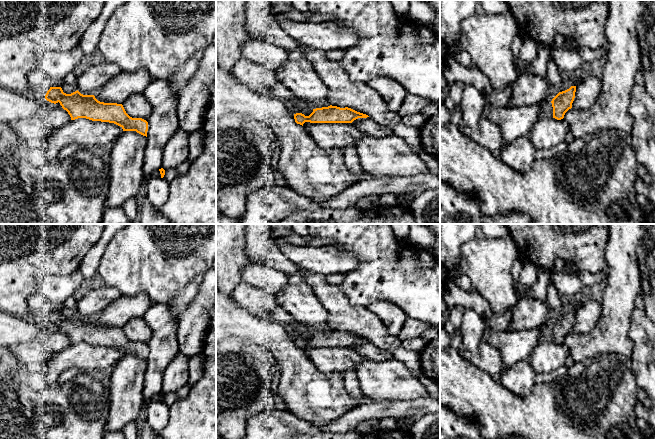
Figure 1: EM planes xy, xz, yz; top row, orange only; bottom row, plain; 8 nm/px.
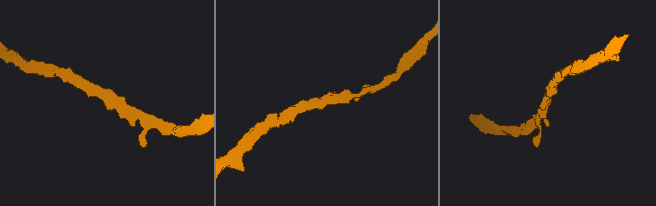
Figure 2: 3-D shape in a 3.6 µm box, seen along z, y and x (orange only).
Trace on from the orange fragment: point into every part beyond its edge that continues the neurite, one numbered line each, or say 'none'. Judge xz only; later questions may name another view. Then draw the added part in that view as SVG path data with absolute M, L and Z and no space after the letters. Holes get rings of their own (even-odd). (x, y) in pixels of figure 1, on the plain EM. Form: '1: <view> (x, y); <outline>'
none

